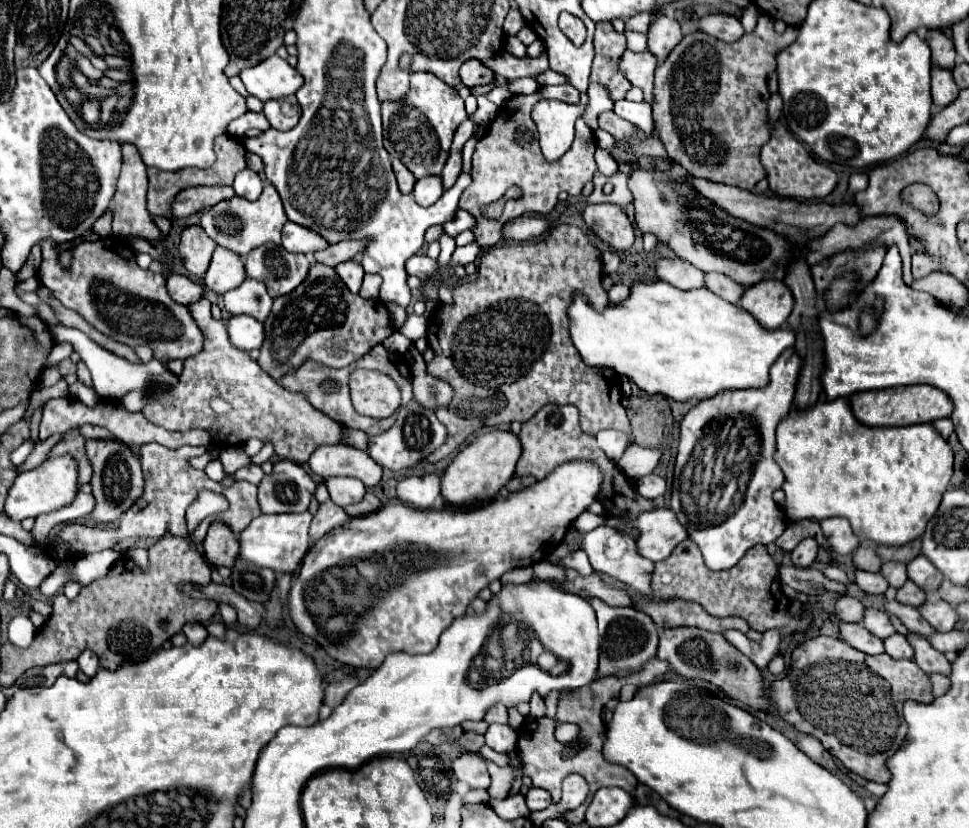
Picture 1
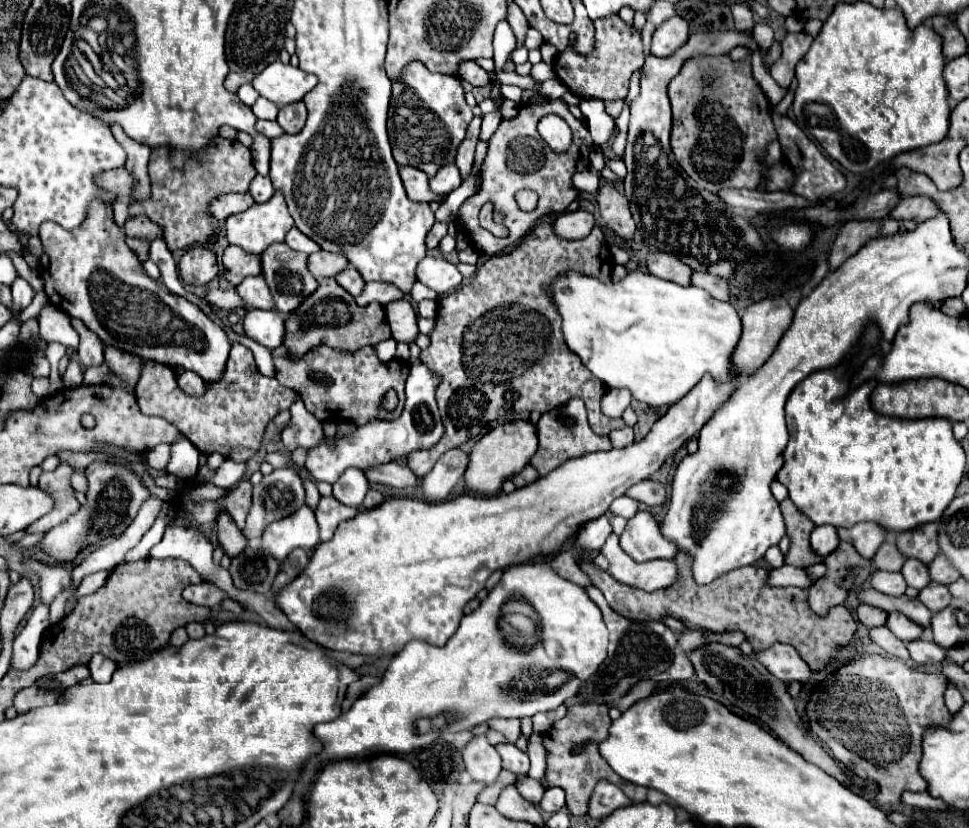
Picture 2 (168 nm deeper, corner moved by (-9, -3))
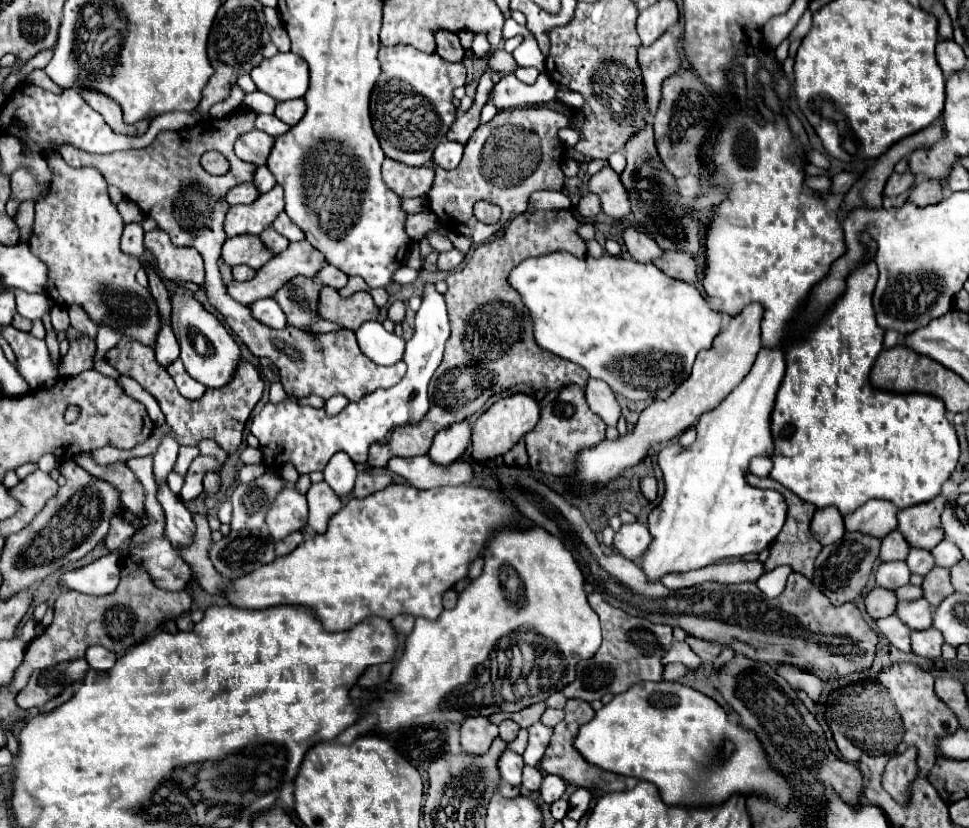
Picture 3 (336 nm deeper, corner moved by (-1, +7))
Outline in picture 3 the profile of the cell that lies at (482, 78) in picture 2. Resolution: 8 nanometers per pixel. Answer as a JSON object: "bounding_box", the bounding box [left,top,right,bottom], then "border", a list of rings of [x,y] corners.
{"bounding_box":[435,30,465,62],"border":[[[437,30],[435,44],[437,44],[437,54],[447,62],[461,62],[465,58],[465,50],[463,50],[459,36],[455,32]]]}

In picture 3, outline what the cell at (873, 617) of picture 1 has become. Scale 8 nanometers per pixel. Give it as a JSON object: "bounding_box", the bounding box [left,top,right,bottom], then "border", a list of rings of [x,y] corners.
{"bounding_box":[895,598,933,630],"border":[[[925,598],[913,602],[899,602],[895,612],[911,630],[927,630],[933,624],[931,604]]]}

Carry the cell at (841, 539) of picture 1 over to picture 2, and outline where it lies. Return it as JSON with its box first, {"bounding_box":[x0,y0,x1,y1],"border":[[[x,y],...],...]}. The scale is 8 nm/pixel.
{"bounding_box":[837,522,887,558],"border":[[[867,522],[853,526],[853,528],[837,528],[837,534],[839,534],[839,540],[851,542],[855,546],[855,550],[859,554],[863,554],[863,558],[873,558],[875,550],[887,538],[887,534],[883,534],[883,530],[879,530],[879,526],[867,524]]]}

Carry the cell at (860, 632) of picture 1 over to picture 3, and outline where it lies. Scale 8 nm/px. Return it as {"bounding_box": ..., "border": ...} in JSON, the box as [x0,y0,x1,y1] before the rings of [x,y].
{"bounding_box":[877,616,911,652],"border":[[[887,616],[877,620],[879,632],[901,652],[911,652],[911,628],[905,626],[897,616]]]}

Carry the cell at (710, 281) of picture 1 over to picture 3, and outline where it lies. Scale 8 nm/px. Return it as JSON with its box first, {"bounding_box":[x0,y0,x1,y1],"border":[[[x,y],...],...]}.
{"bounding_box":[653,250,697,284],"border":[[[665,250],[659,258],[653,260],[653,264],[665,272],[667,276],[687,282],[687,284],[695,284],[697,280],[697,266],[693,256],[689,256],[687,252],[677,252],[677,250]]]}

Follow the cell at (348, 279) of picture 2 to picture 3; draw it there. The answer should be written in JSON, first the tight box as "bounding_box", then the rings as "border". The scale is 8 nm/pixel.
{"bounding_box":[317,264,349,290],"border":[[[325,264],[325,266],[317,272],[317,278],[321,280],[323,286],[331,286],[331,288],[335,288],[335,290],[343,288],[343,286],[347,284],[347,280],[349,280],[345,272],[339,272],[339,268],[335,268],[335,266],[331,266],[331,264]]]}

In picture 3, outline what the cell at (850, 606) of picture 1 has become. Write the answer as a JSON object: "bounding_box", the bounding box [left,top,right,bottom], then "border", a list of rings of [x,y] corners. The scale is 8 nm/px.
{"bounding_box":[865,588,897,620],"border":[[[873,588],[869,594],[867,594],[867,600],[865,600],[865,606],[867,606],[867,614],[875,620],[879,618],[885,618],[885,616],[891,616],[897,608],[897,596],[893,590],[887,590],[887,588]]]}

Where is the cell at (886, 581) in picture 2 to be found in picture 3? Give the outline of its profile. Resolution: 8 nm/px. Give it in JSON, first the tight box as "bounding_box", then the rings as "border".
{"bounding_box":[875,562,911,590],"border":[[[885,562],[877,568],[877,574],[875,574],[877,584],[889,590],[897,590],[909,584],[909,578],[911,578],[911,572],[905,562]]]}

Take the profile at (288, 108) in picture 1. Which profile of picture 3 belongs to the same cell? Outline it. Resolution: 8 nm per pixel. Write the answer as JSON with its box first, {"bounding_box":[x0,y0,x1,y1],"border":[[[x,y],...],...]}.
{"bounding_box":[275,98,307,126],"border":[[[299,98],[299,100],[289,100],[289,102],[279,102],[277,108],[275,108],[275,116],[277,116],[279,120],[283,120],[285,124],[295,126],[295,124],[303,118],[305,110],[307,110],[305,100]]]}

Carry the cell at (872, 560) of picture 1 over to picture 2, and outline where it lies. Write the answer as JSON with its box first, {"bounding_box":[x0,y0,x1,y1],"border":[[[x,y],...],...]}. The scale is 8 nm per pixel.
{"bounding_box":[873,542,905,572],"border":[[[883,542],[873,558],[873,564],[877,566],[877,570],[887,570],[887,572],[899,572],[903,562],[905,558],[899,554],[895,544],[891,542]]]}

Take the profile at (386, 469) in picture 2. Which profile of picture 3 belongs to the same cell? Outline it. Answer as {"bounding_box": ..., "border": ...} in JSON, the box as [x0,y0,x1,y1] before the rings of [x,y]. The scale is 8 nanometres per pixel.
{"bounding_box":[387,454,473,490],"border":[[[427,454],[419,458],[393,458],[389,460],[387,468],[421,490],[439,486],[459,486],[471,482],[473,478],[469,462],[455,460],[451,466],[441,466],[435,464]]]}

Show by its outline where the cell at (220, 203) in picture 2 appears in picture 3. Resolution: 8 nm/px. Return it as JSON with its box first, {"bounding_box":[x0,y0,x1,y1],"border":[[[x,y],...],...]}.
{"bounding_box":[225,182,259,204],"border":[[[245,182],[235,186],[225,198],[229,200],[229,204],[251,204],[257,196],[259,196],[259,190],[255,188],[255,184]]]}

